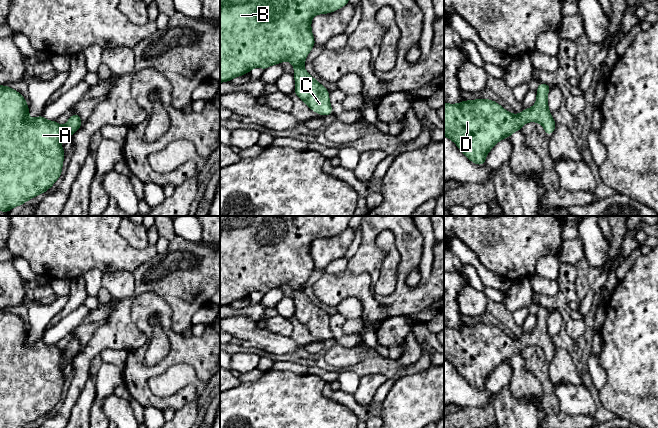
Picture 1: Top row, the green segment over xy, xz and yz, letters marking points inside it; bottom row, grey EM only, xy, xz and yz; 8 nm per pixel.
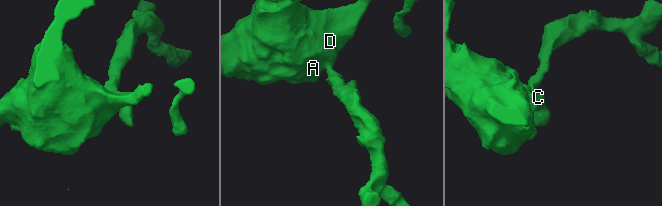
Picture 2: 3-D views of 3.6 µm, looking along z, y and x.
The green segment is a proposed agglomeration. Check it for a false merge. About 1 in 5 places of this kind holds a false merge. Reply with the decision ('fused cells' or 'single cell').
single cell

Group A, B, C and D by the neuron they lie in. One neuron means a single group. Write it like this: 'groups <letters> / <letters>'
groups A B C D

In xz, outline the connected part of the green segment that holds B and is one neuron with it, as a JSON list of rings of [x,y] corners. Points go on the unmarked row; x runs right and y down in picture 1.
[[[220,216],[220,307],[231,305],[249,297],[255,291],[267,293],[271,289],[290,285],[295,294],[294,317],[314,336],[328,340],[333,338],[329,326],[330,316],[315,304],[304,292],[305,283],[315,270],[311,244],[317,238],[334,236],[347,227],[352,216]]]

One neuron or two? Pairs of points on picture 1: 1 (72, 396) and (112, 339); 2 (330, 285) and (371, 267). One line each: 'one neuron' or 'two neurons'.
1: one neuron
2: two neurons

